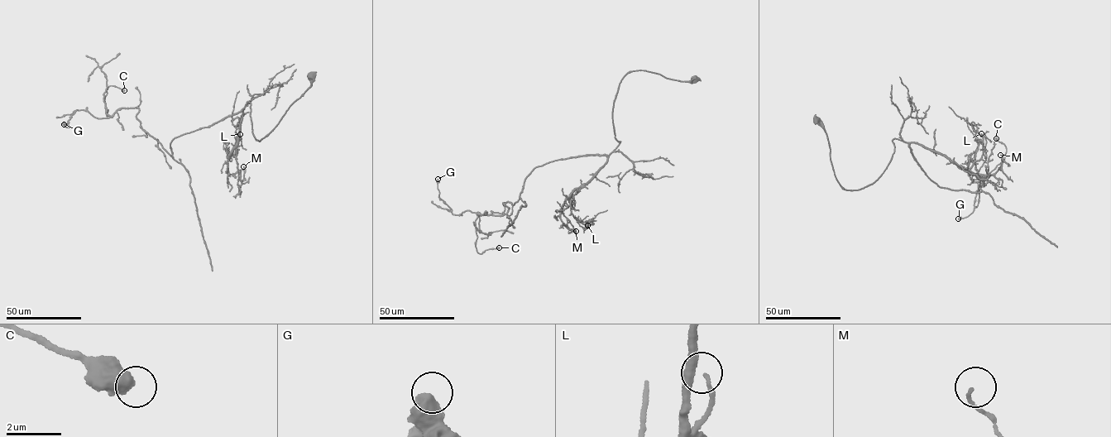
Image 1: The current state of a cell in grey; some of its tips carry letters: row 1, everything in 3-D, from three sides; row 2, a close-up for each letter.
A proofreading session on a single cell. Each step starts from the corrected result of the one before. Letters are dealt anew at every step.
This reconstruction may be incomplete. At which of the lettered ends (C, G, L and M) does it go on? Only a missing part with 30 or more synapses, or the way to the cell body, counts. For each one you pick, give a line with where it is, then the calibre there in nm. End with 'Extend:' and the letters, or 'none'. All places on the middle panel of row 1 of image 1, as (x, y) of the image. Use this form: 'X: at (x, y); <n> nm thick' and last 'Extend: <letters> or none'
Extend: none

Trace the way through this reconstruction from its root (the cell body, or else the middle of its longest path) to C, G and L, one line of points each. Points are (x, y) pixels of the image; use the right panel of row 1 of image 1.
C: (816, 120), (850, 190), (878, 179), (896, 138), (938, 186), (975, 192), (968, 163), (987, 176), (996, 138)
G: (816, 120), (844, 189), (878, 179), (895, 138), (940, 187), (975, 192), (974, 162), (981, 186), (958, 218)
L: (816, 120), (836, 180), (850, 190), (883, 172), (893, 139), (969, 168), (982, 156), (981, 133)

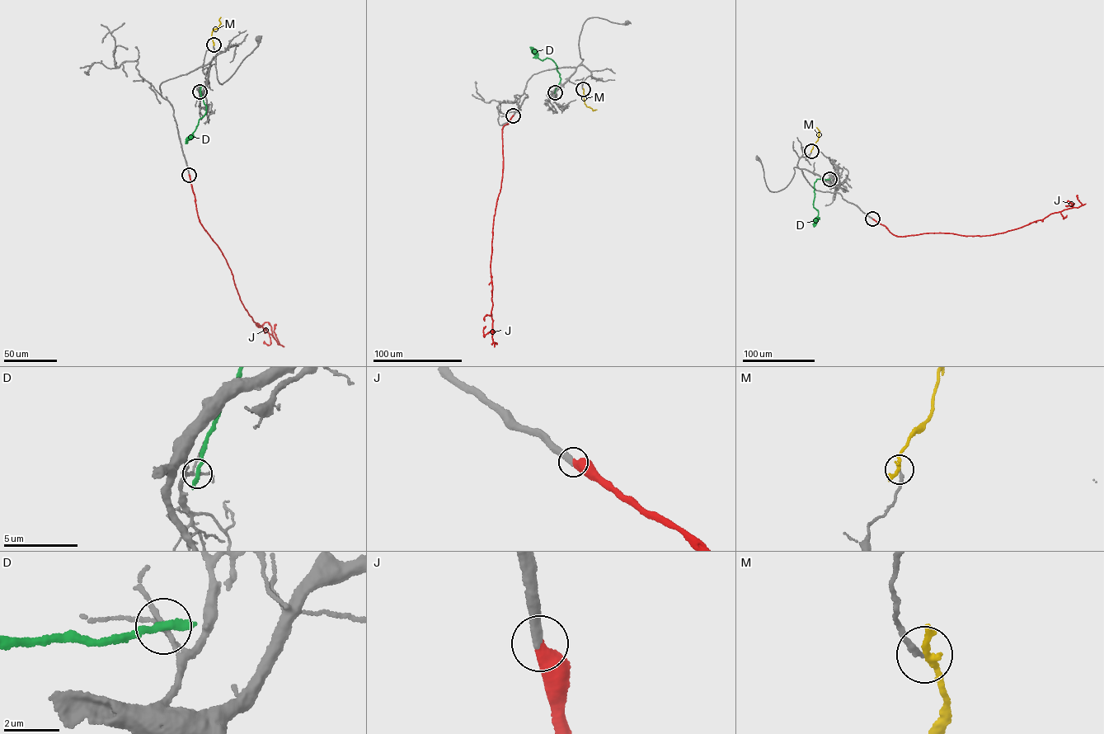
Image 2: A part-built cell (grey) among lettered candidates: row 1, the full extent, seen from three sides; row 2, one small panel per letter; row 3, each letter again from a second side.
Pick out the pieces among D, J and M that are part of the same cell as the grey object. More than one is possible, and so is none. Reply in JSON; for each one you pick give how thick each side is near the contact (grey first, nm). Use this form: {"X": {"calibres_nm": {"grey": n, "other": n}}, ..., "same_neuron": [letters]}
{"J": {"calibres_nm": {"grey": 360, "other": 500}}, "same_neuron": ["J"]}

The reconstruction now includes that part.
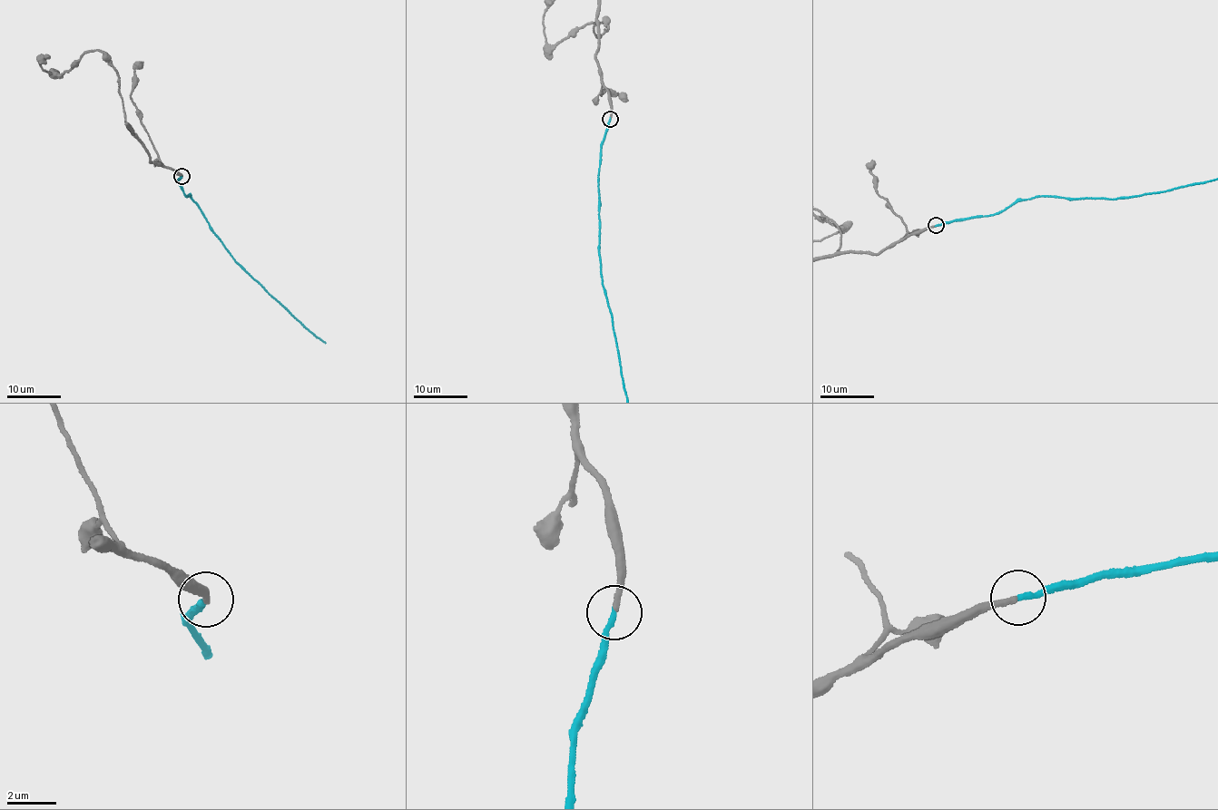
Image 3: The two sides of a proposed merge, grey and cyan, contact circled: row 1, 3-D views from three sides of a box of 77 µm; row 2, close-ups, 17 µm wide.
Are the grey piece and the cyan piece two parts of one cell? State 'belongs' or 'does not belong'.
belongs

